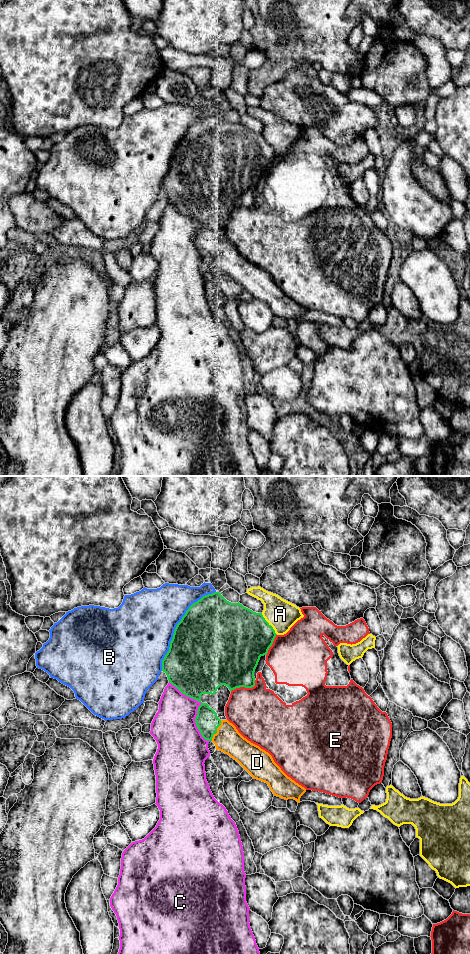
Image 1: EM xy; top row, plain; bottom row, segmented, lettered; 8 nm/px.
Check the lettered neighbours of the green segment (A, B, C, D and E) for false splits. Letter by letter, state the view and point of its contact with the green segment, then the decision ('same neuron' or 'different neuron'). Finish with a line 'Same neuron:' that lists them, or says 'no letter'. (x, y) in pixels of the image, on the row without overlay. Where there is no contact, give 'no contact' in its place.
A: xy (268, 144) | different neuron
B: xy (176, 146) | different neuron
C: xy (198, 228) | different neuron
D: xy (216, 250) | same neuron
E: xy (245, 207) | different neuron
Same neuron: D

